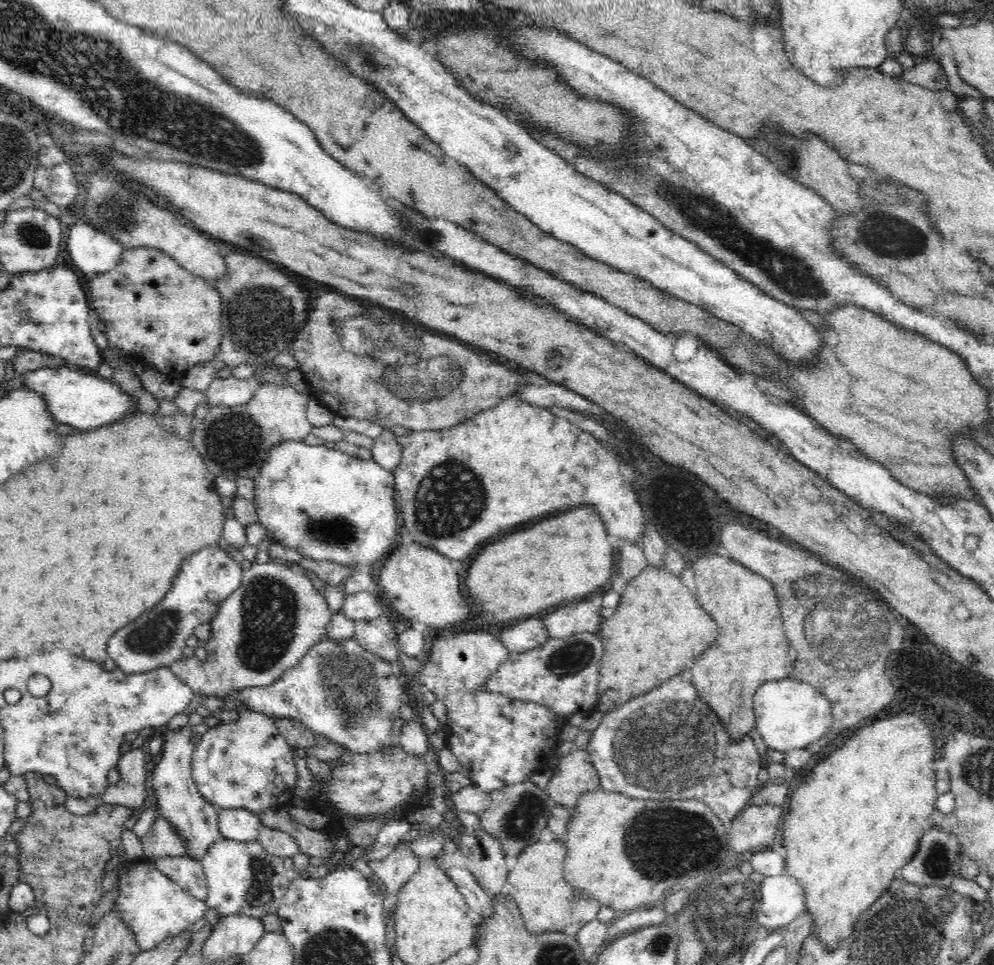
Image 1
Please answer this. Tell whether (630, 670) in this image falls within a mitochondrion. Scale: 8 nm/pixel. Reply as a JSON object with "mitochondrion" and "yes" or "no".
{"mitochondrion":"no"}

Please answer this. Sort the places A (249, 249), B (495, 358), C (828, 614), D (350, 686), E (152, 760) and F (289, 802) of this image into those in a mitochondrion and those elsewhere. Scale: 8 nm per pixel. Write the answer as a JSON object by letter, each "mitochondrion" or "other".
{"A":"other","B":"other","C":"mitochondrion","D":"mitochondrion","E":"other","F":"other"}

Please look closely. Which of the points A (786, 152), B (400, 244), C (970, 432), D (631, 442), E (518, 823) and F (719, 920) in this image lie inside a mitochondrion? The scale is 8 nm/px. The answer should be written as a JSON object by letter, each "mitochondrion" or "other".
{"A":"mitochondrion","B":"other","C":"other","D":"other","E":"mitochondrion","F":"mitochondrion"}

